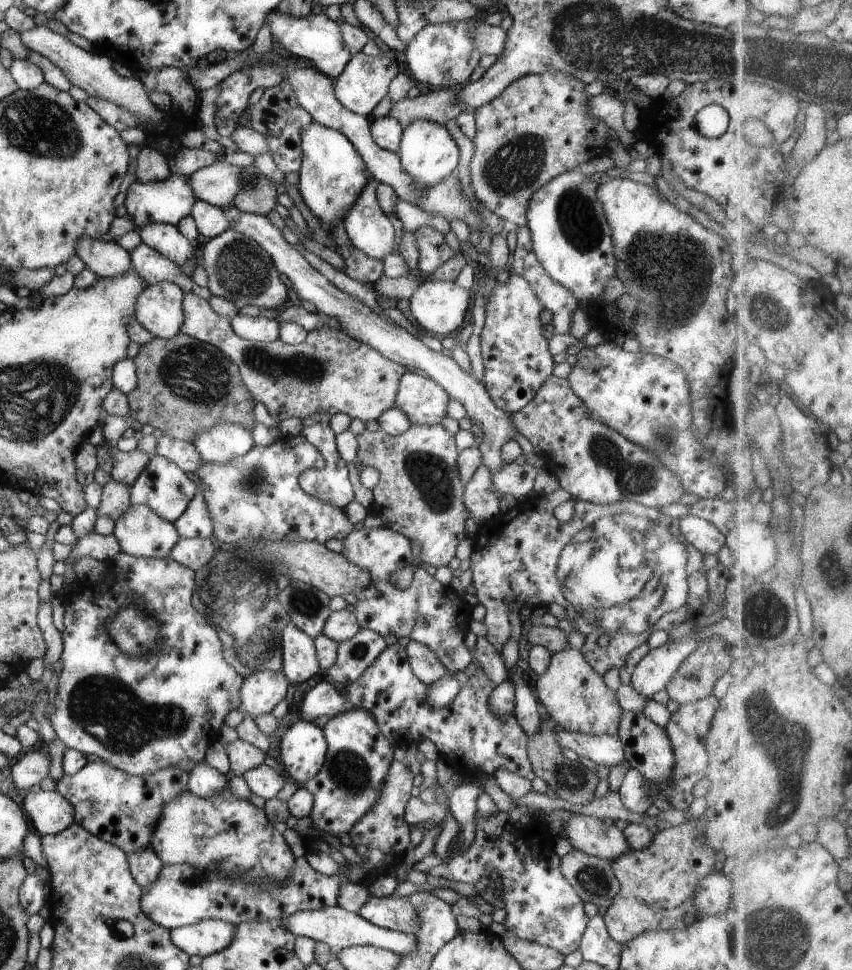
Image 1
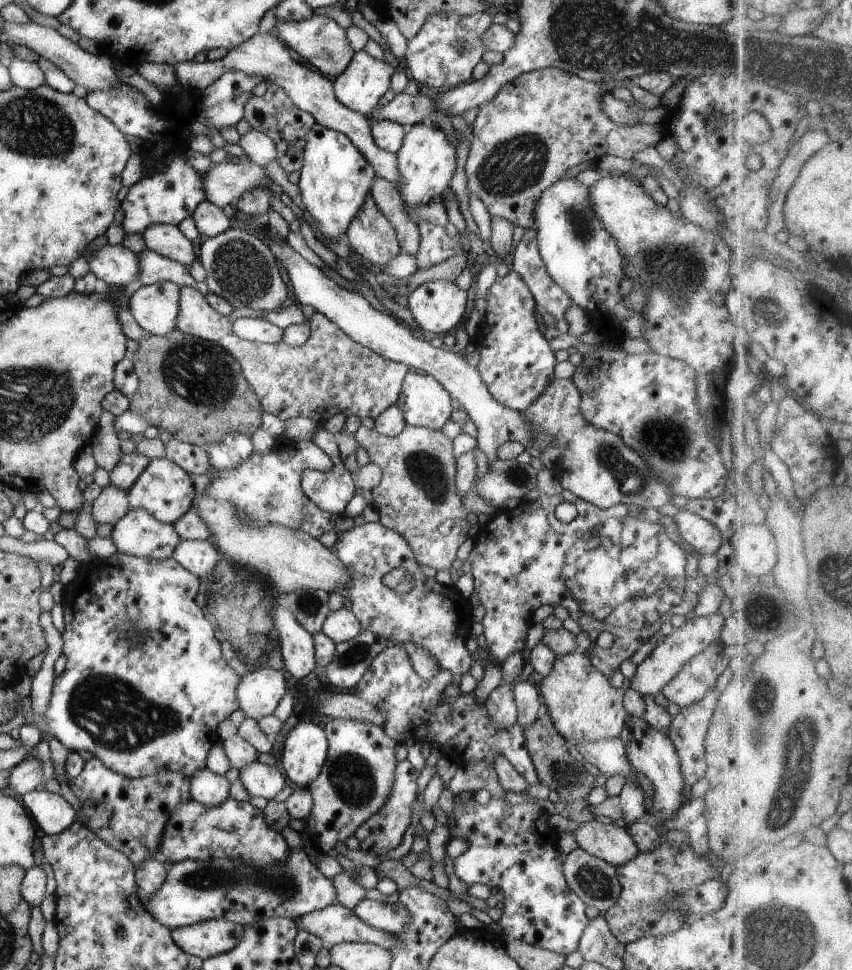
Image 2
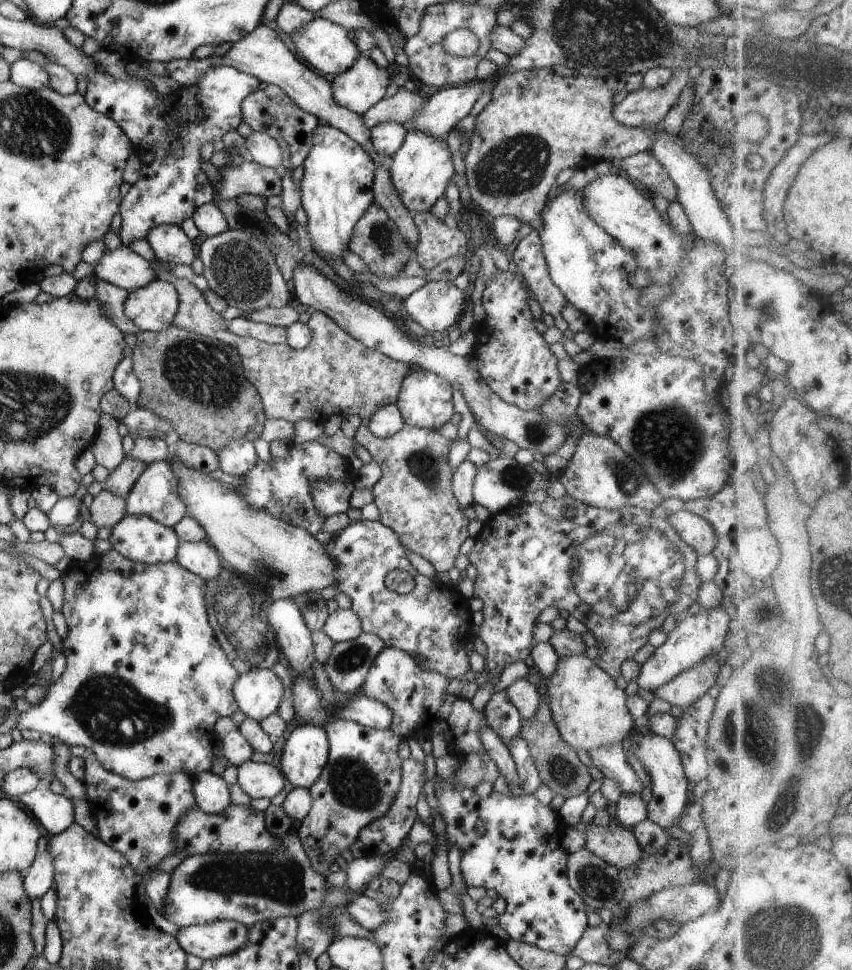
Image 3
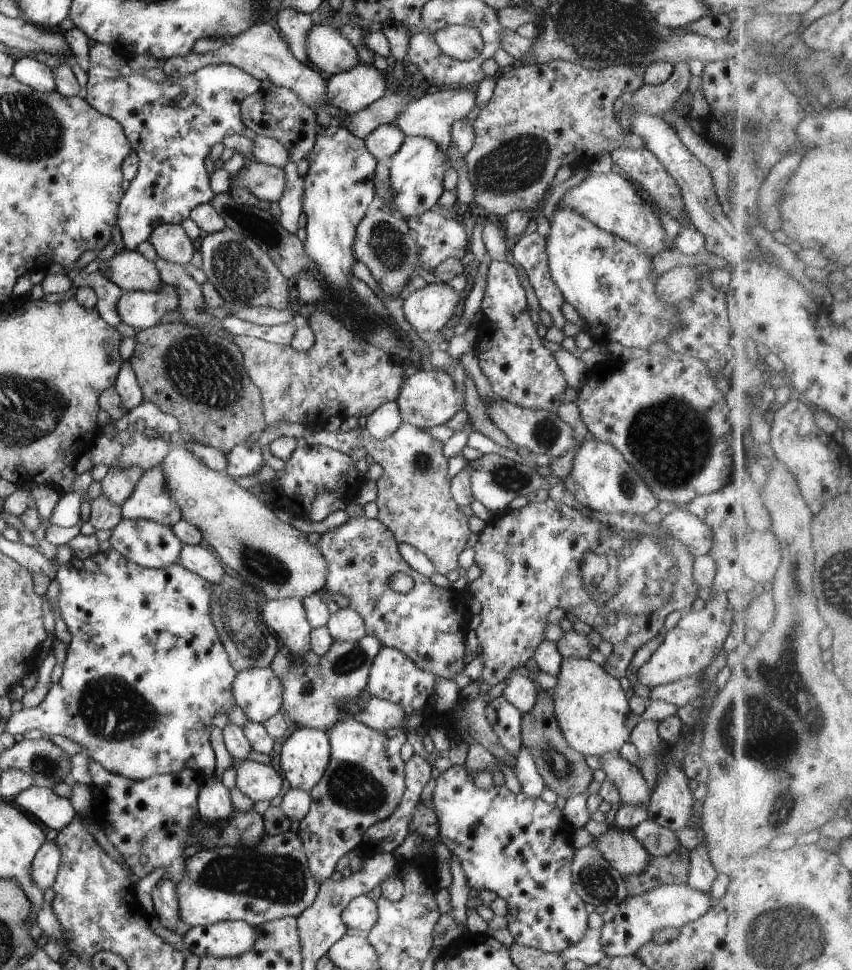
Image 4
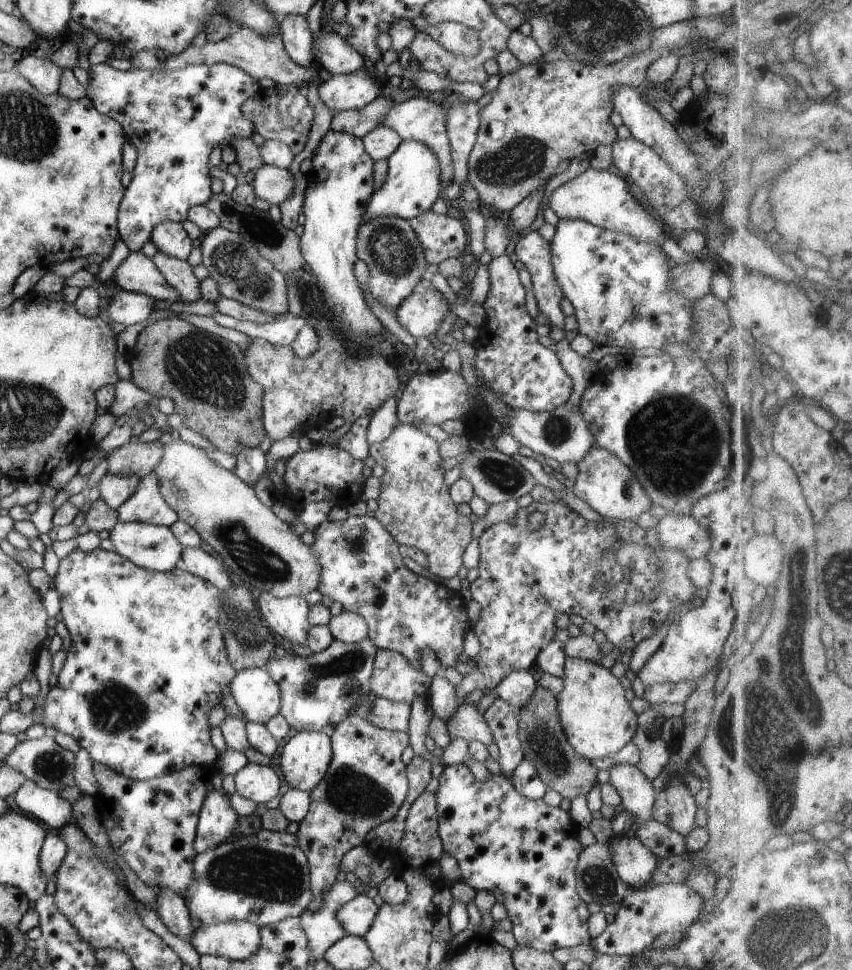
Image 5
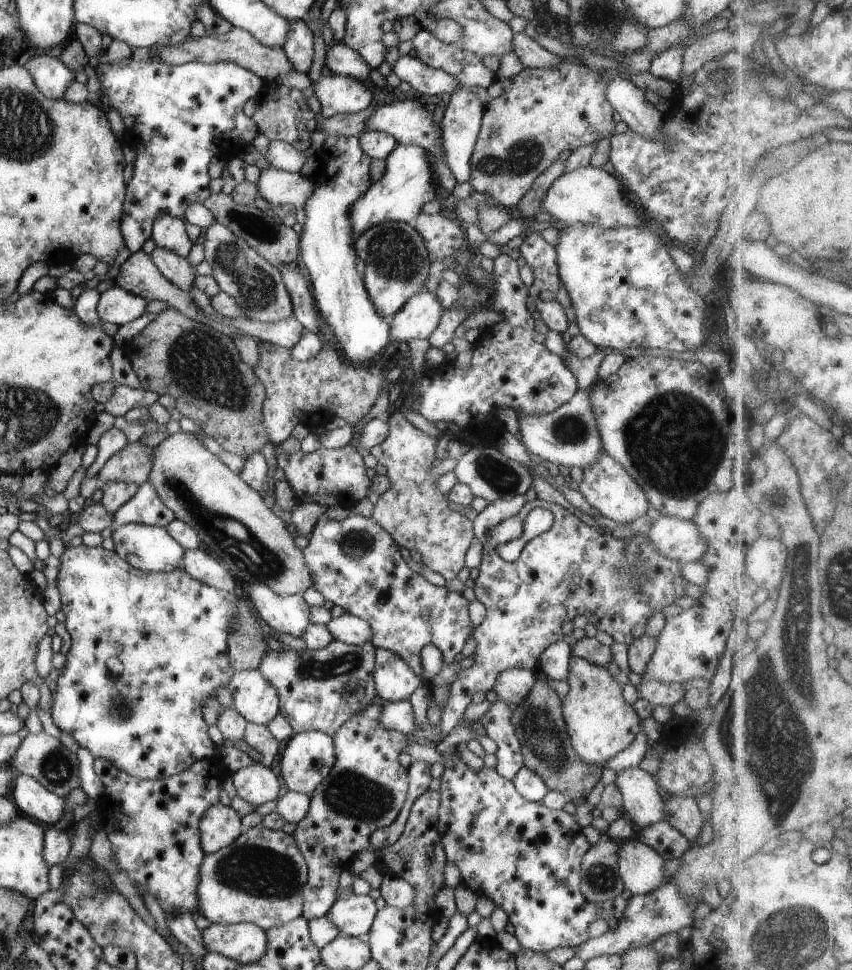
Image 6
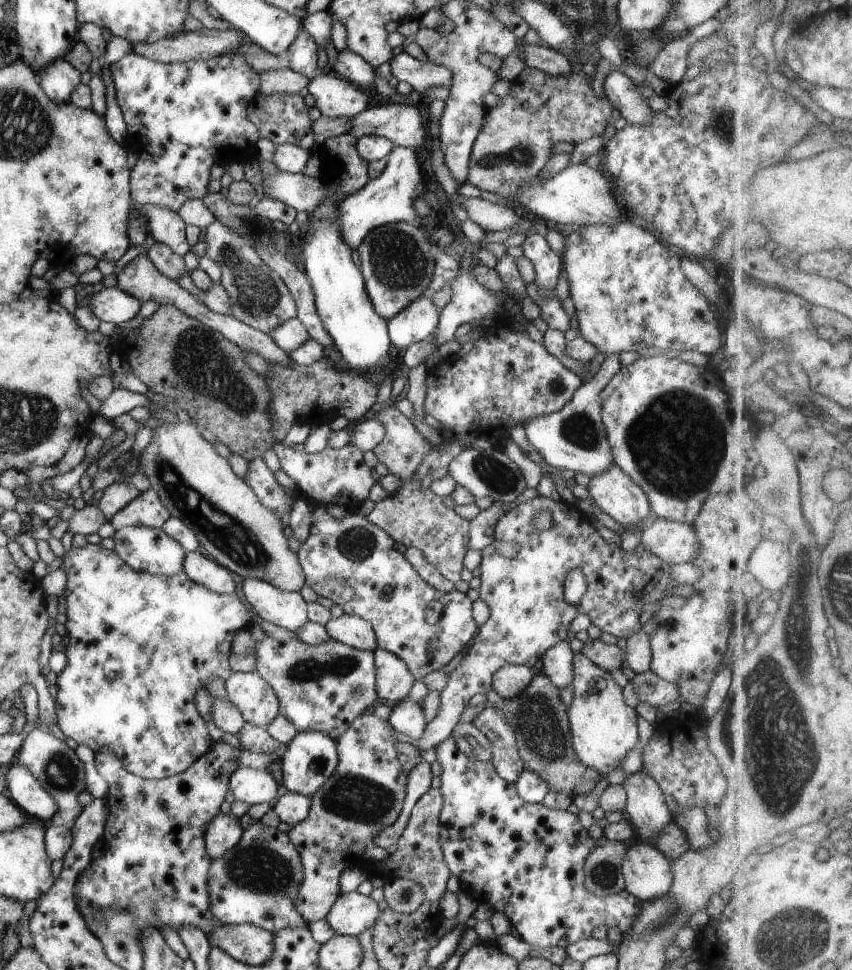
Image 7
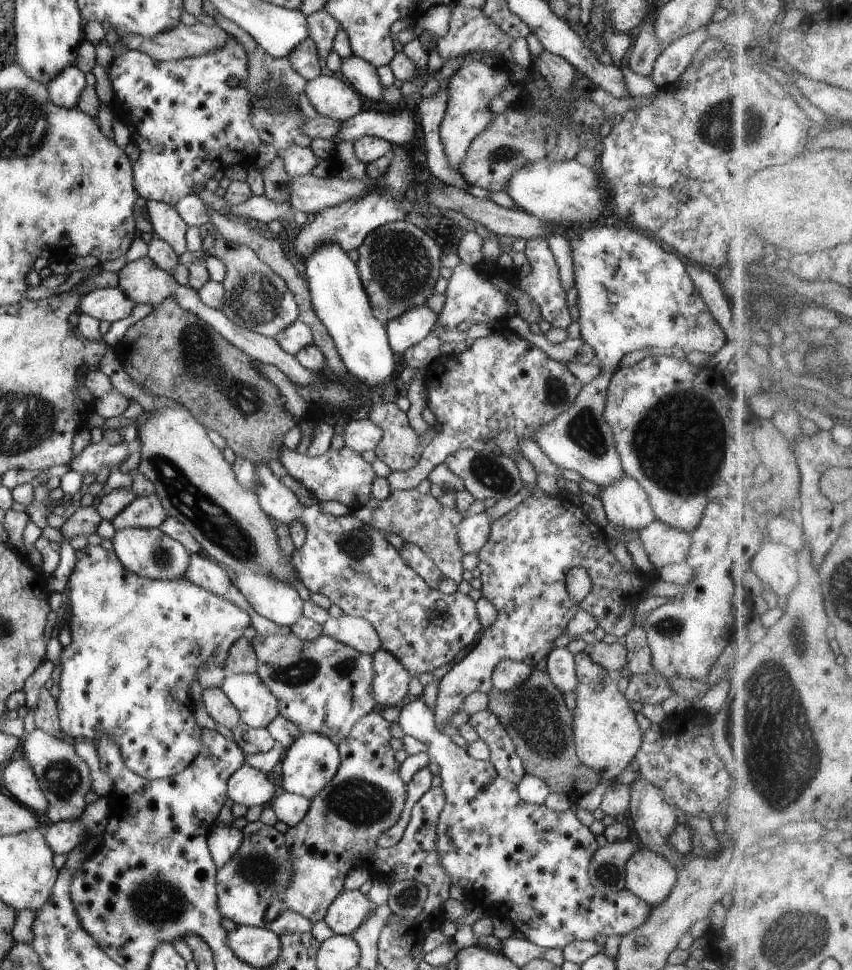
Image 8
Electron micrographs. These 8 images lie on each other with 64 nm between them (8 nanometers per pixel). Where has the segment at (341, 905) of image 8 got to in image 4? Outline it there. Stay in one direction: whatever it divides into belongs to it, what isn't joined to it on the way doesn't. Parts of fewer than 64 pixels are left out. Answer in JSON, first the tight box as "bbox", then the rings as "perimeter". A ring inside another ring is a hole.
{"bbox":[341,894,379,933],"perimeter":[[[370,894],[353,898],[341,912],[348,930],[368,933],[379,917],[377,905],[378,902],[374,902]]]}

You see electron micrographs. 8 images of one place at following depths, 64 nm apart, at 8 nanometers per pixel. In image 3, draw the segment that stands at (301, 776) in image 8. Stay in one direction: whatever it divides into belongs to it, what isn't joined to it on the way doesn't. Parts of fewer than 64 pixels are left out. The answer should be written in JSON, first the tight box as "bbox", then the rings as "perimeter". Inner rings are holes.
{"bbox":[280,723,329,789],"perimeter":[[[298,723],[290,732],[280,758],[280,770],[290,784],[309,789],[329,759],[329,740],[320,725]]]}

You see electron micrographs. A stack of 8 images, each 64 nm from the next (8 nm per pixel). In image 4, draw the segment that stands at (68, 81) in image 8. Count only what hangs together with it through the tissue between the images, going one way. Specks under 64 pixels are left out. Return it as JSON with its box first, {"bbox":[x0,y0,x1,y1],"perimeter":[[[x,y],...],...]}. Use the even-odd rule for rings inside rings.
{"bbox":[13,56,55,93],"perimeter":[[[24,56],[14,63],[13,77],[41,93],[55,90],[55,76],[52,69],[32,57]]]}

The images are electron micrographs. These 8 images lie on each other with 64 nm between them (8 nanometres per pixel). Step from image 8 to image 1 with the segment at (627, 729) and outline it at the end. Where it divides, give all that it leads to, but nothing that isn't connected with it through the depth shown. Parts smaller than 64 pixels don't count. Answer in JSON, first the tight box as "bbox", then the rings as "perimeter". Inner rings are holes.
{"bbox":[534,647,623,735],"perimeter":[[[568,647],[552,654],[548,668],[536,680],[534,691],[552,722],[561,729],[593,735],[617,734],[623,710],[616,700],[616,693],[586,662],[580,649]]]}

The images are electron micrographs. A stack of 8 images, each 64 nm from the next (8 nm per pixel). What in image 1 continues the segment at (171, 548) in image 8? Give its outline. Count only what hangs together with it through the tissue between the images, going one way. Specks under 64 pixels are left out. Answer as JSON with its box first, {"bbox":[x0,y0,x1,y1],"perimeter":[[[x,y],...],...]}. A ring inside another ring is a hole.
{"bbox":[113,505,180,559],"perimeter":[[[131,505],[120,518],[115,520],[113,535],[121,546],[121,552],[135,557],[164,559],[180,538],[173,522],[164,520],[148,506]]]}

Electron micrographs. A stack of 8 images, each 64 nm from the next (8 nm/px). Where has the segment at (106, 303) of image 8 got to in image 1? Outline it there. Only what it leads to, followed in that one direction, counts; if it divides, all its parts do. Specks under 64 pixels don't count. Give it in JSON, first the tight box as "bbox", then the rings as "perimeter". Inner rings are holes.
{"bbox":[134,281,184,338],"perimeter":[[[168,281],[148,285],[137,296],[134,318],[155,337],[174,338],[182,333],[184,295],[177,284]]]}

